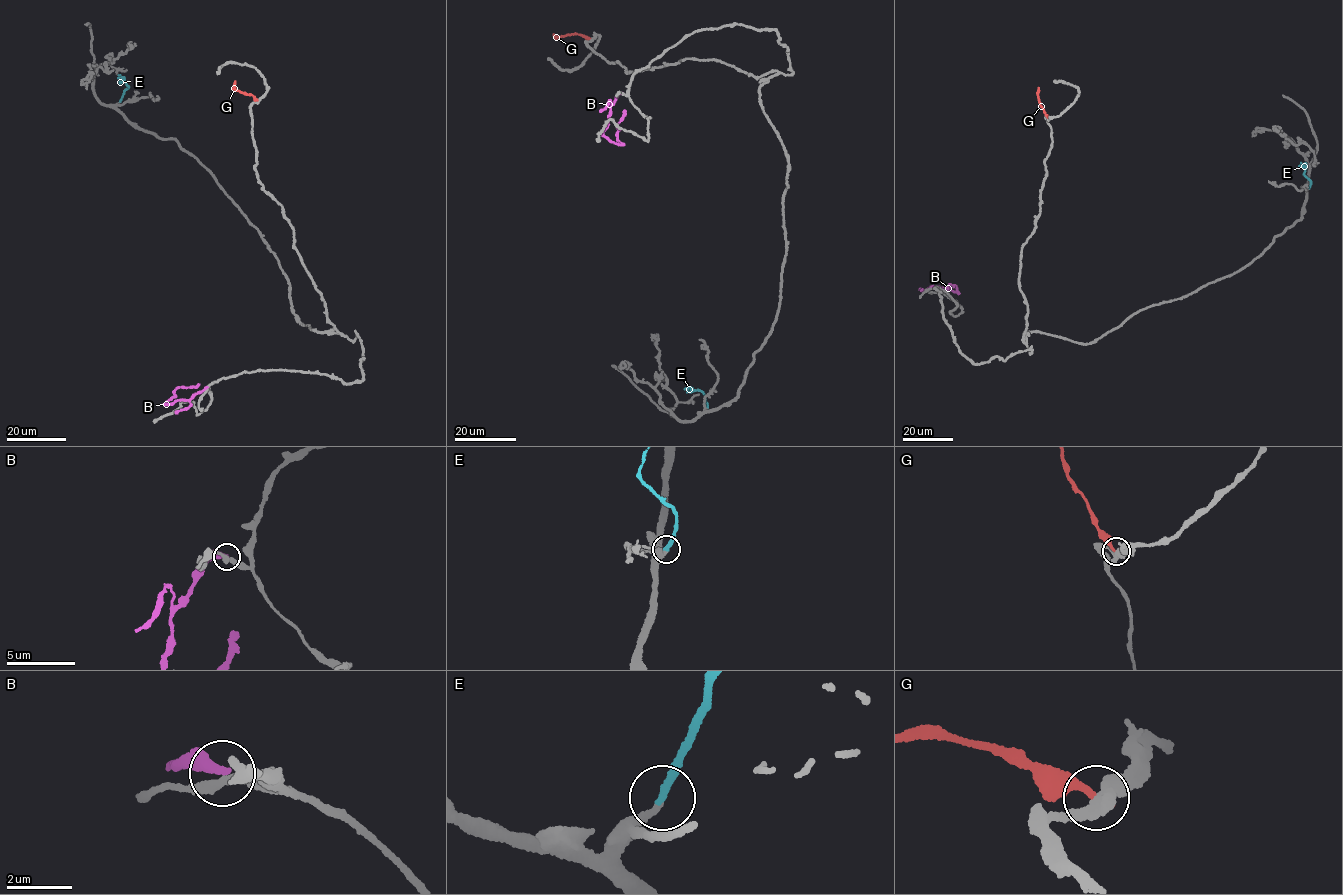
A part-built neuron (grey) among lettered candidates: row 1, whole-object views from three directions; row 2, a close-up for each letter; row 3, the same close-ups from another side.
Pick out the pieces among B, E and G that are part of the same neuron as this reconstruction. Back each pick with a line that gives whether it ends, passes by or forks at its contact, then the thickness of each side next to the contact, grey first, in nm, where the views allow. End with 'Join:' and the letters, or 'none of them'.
E: it ends | 200/260 nm
Join: E

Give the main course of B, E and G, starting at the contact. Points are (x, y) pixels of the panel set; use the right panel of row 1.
B: (935, 287), (939, 286), (957, 292), (955, 286), (947, 287)
E: (1309, 187), (1310, 180), (1304, 173), (1305, 167), (1300, 166)
G: (1049, 118), (1039, 103), (1038, 87)

